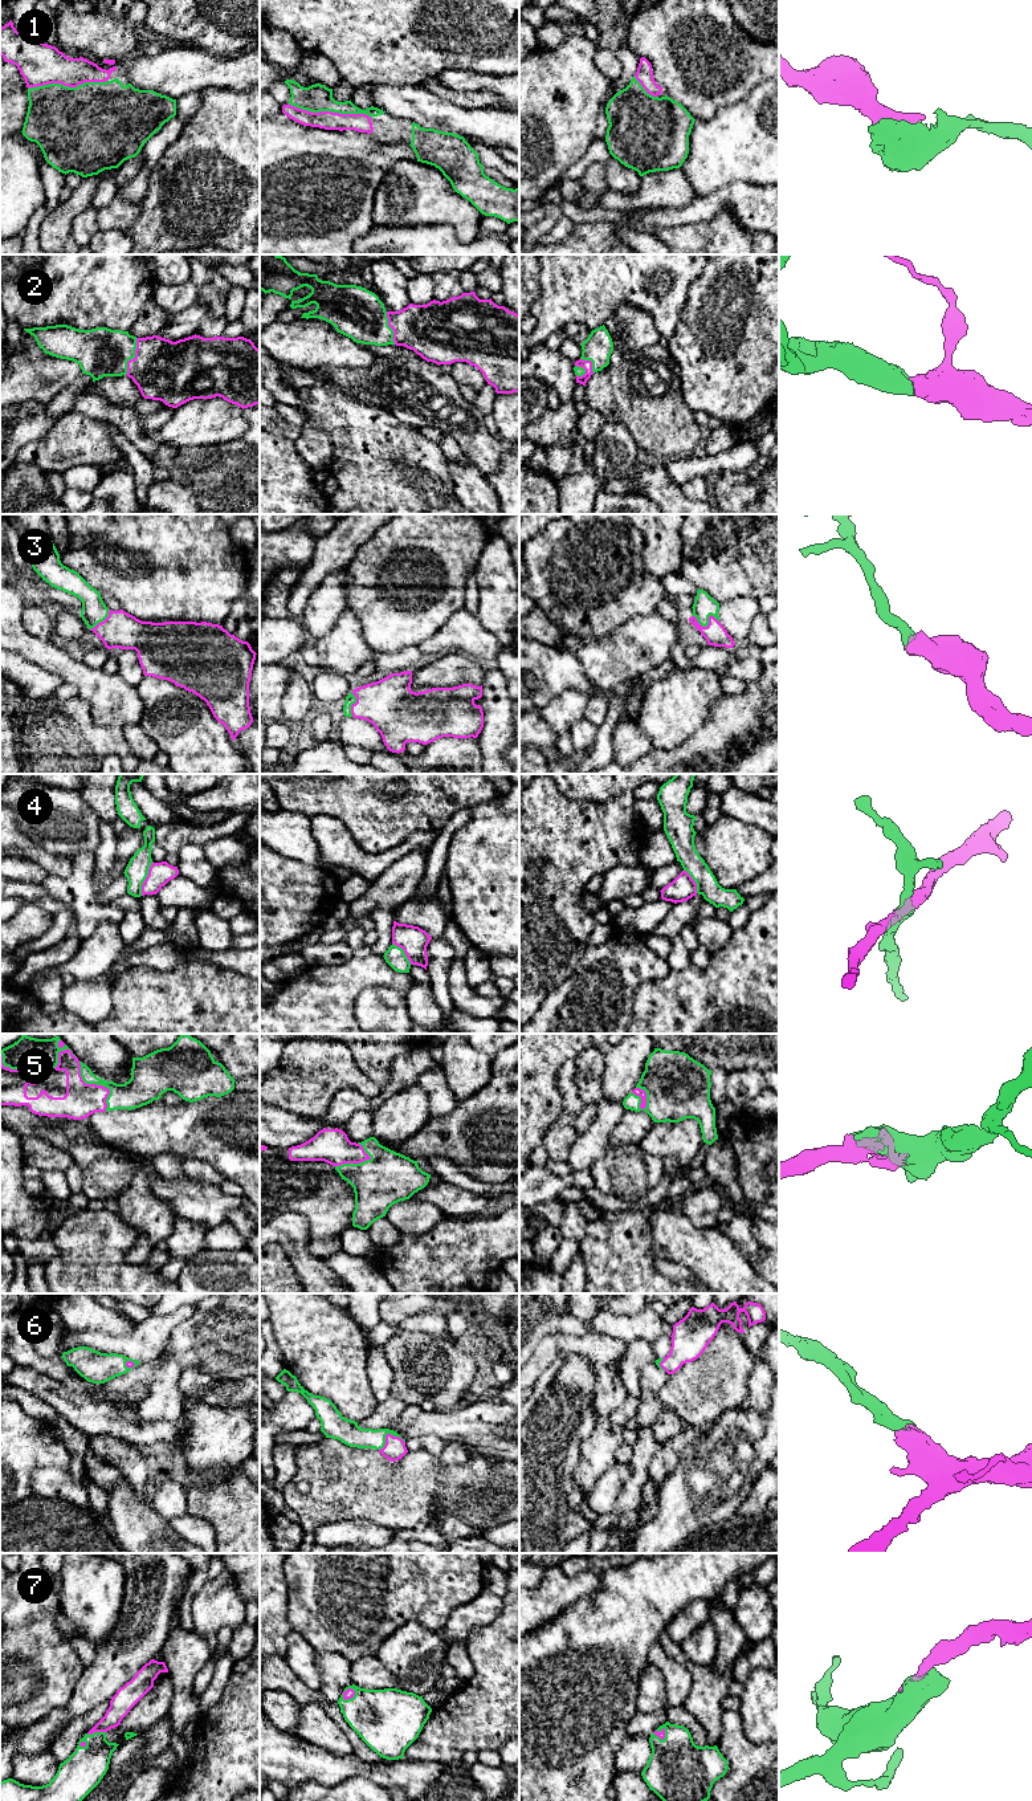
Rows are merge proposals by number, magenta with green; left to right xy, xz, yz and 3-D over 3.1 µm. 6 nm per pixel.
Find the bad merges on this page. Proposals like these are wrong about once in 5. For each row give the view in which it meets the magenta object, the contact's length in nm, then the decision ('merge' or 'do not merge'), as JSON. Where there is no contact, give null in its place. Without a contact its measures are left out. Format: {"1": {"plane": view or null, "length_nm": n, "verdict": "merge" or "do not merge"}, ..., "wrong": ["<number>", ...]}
{"1": {"plane": "xz", "length_nm": 500, "verdict": "merge"}, "2": {"plane": "xy", "length_nm": 240, "verdict": "merge"}, "3": {"plane": "yz", "length_nm": 170, "verdict": "merge"}, "4": {"plane": "xy", "length_nm": 220, "verdict": "do not merge"}, "5": {"plane": "xy", "length_nm": 340, "verdict": "merge"}, "6": {"plane": "xz", "length_nm": 170, "verdict": "merge"}, "7": {"plane": "xy", "length_nm": 110, "verdict": "merge"}, "wrong": ["4"]}

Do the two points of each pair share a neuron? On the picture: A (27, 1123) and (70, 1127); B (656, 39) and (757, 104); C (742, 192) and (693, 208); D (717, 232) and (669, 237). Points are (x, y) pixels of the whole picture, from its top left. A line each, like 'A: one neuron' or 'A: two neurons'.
A: one neuron
B: two neurons
C: one neuron
D: one neuron

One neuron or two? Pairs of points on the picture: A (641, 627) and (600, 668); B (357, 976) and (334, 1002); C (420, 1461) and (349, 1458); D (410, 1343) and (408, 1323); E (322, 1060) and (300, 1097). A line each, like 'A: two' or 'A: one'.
A: one
B: one
C: one
D: two
E: one

